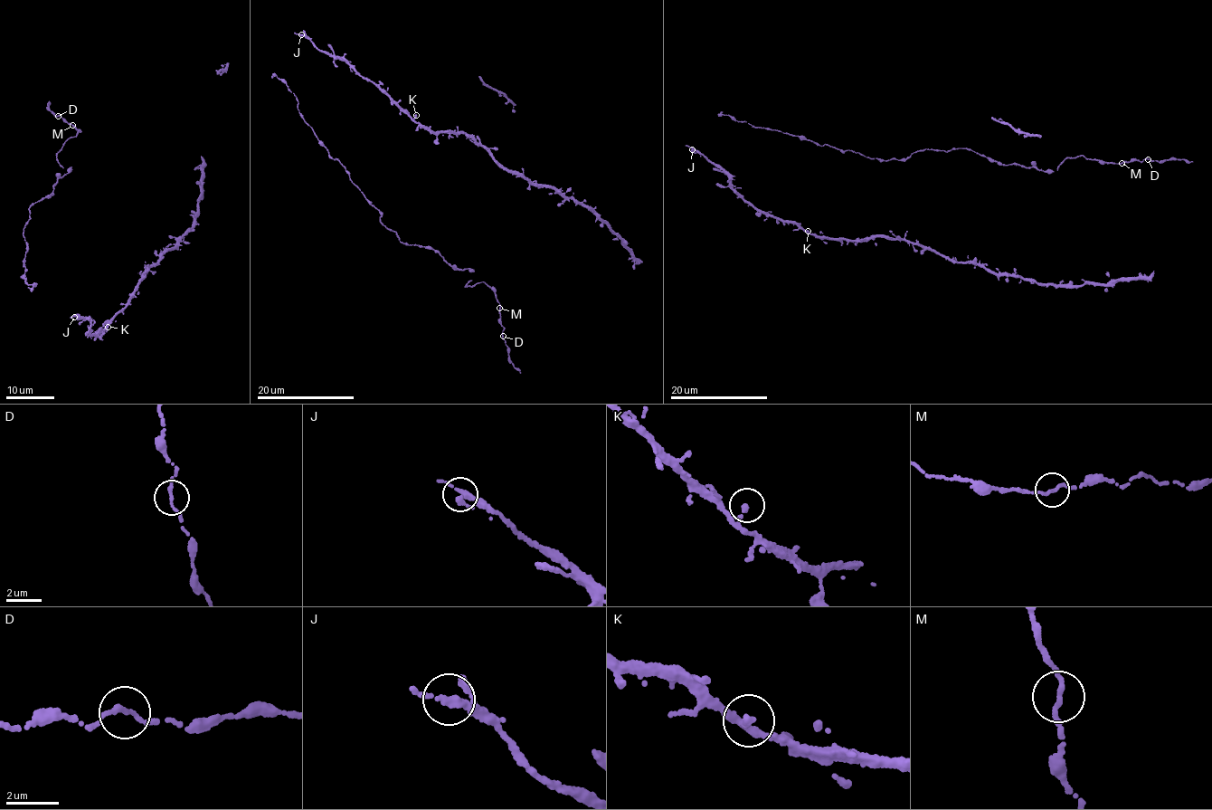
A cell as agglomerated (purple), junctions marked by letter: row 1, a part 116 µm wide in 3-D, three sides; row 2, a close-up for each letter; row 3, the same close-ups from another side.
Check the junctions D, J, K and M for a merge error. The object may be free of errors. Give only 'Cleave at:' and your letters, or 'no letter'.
Cleave at: no letter

